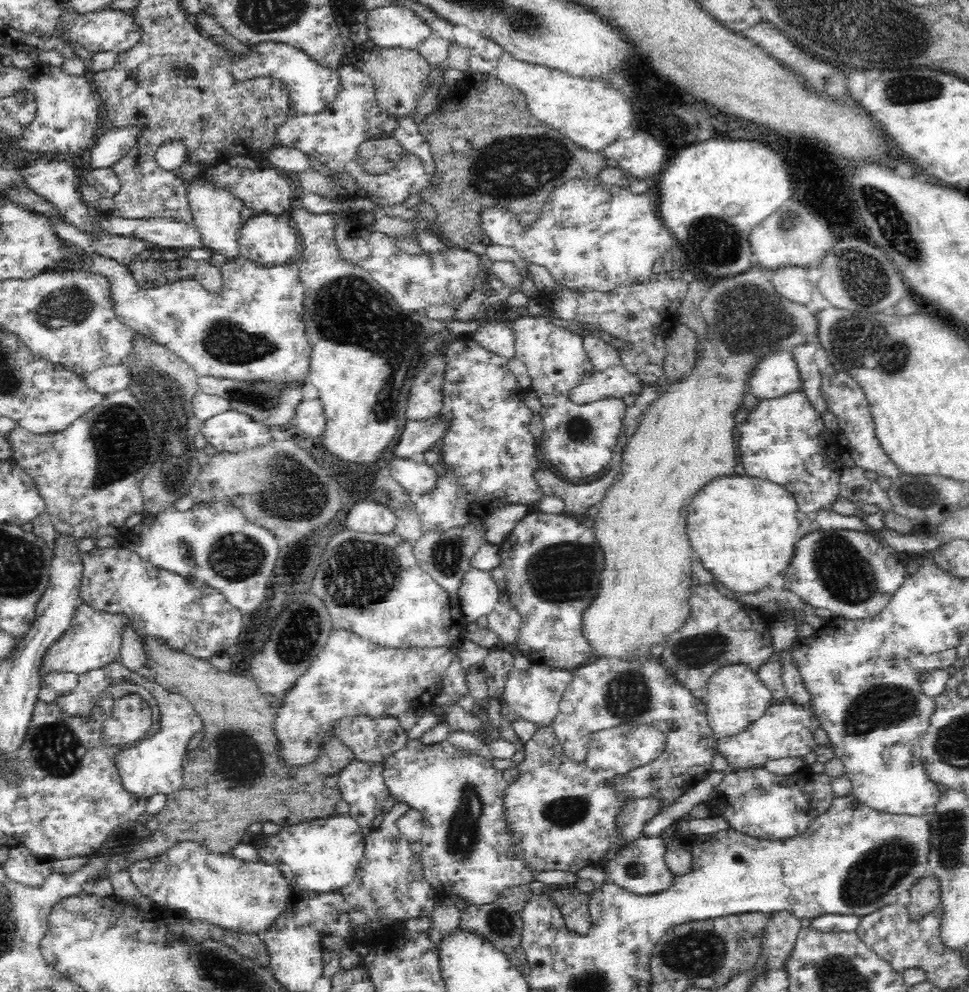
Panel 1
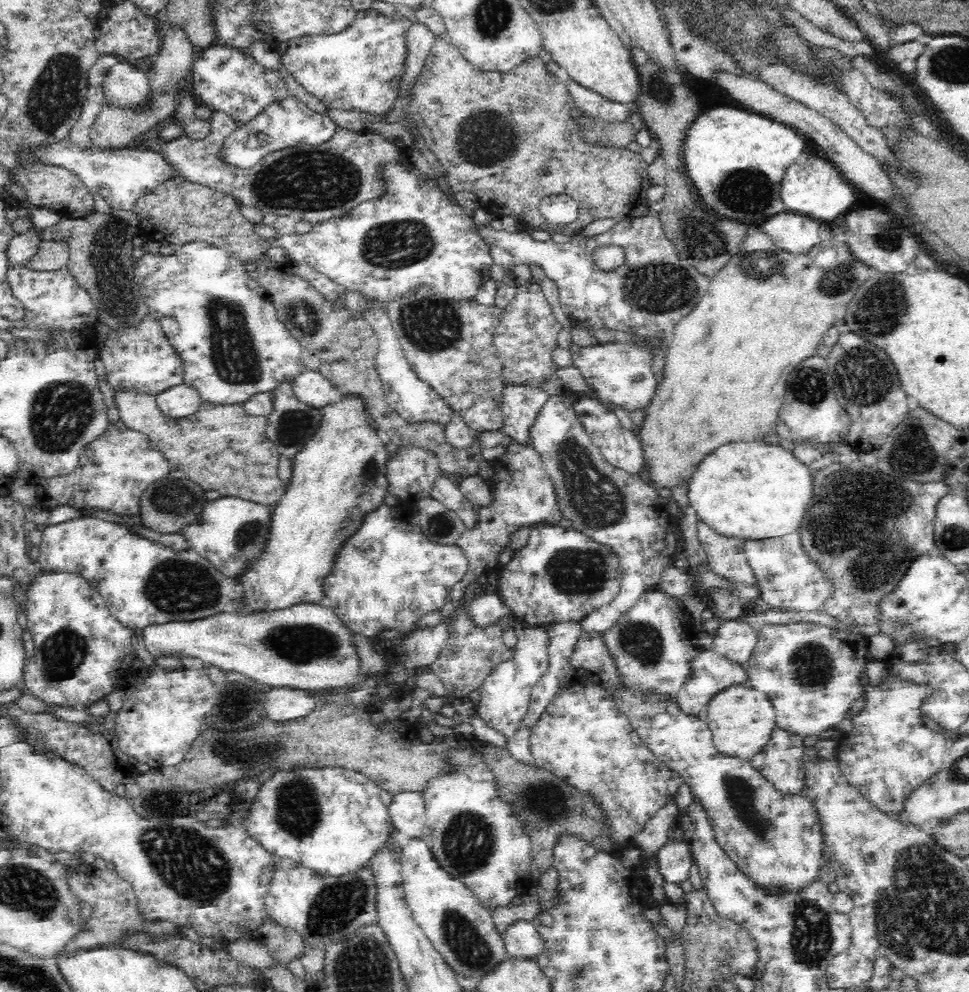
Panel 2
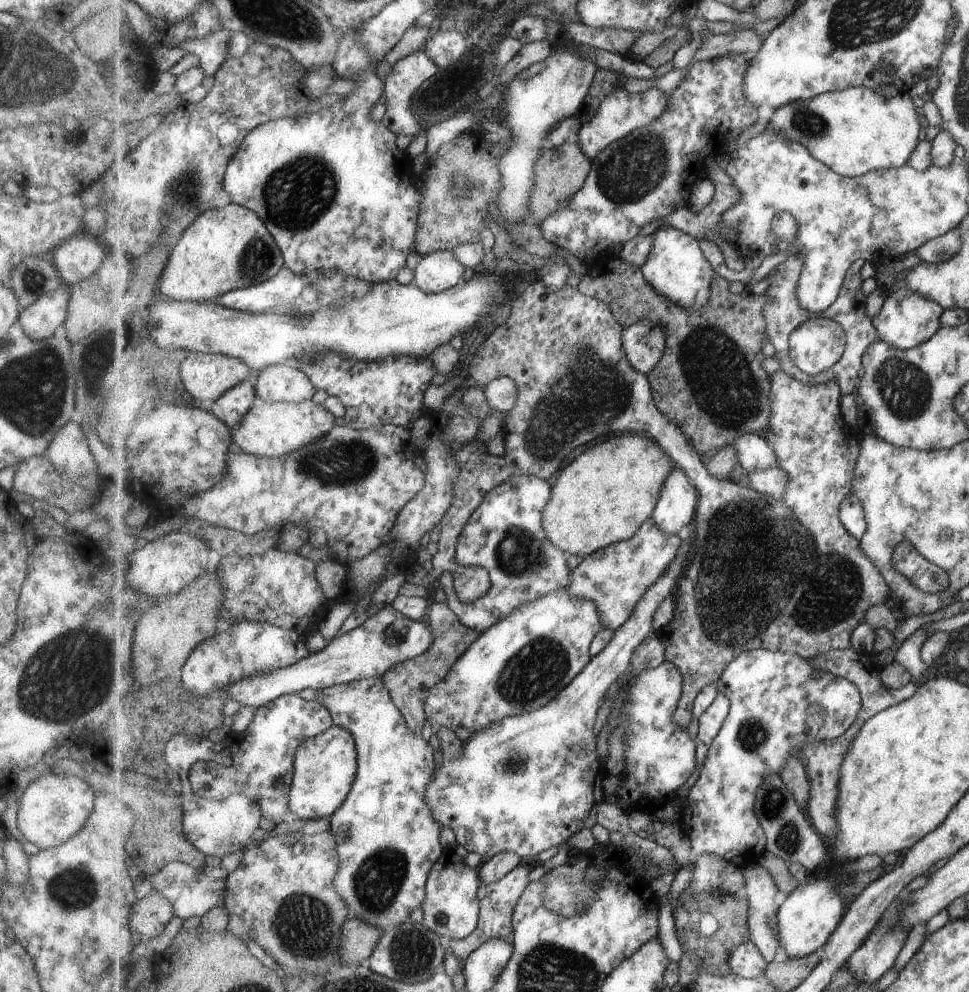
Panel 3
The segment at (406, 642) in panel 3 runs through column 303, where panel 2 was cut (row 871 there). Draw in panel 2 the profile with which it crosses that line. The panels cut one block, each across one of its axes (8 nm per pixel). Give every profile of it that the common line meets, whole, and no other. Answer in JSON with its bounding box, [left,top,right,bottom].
[657,841,692,885]

